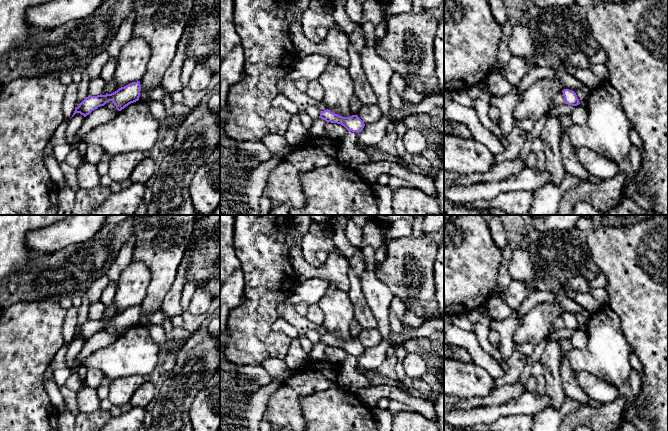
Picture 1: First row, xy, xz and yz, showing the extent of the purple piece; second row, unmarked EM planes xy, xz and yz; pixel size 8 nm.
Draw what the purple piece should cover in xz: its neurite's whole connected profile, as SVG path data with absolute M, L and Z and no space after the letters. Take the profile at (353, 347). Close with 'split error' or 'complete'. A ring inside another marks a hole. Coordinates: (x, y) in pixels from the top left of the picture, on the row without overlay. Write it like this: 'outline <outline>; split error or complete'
outline M330 334L321 335L319 342L325 344L327 347L337 347L344 350L348 355L359 357L363 354L365 348L357 340L352 339L350 341L343 341L331 336Z; complete

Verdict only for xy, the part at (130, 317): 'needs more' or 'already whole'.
already whole

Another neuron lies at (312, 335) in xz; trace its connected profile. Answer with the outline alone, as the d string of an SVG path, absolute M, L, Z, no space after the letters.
M308 330L305 336L313 343L316 344L319 342L321 335L315 330Z

